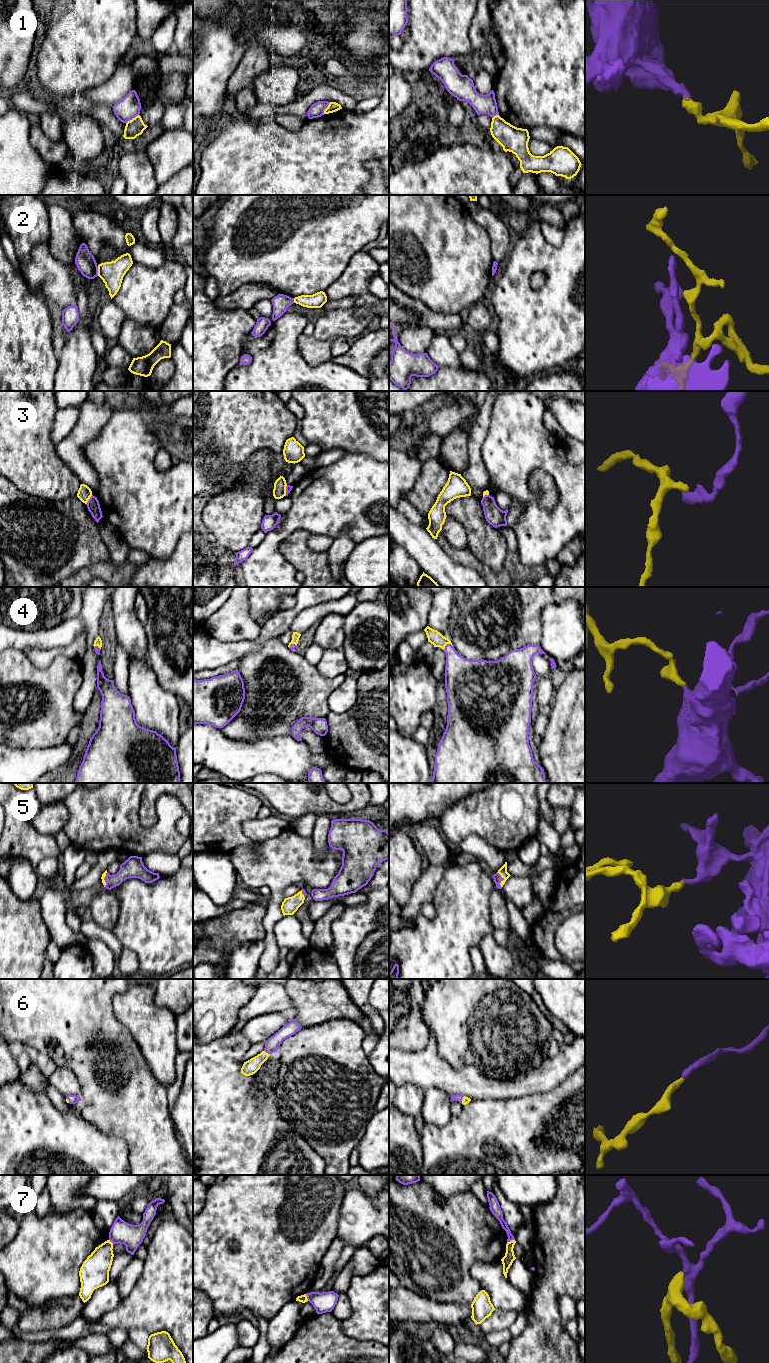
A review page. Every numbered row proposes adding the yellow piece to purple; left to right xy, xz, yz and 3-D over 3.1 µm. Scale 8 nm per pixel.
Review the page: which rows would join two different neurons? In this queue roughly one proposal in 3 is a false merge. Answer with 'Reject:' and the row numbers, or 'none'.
Reject: 1, 2, 3, 7

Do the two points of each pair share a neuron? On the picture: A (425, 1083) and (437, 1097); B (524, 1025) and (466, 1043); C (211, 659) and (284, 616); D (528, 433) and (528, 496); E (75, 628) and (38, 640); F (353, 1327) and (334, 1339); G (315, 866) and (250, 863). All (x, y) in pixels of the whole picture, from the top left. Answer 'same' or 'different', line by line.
A: different
B: same
C: same
D: same
E: same
F: different
G: same

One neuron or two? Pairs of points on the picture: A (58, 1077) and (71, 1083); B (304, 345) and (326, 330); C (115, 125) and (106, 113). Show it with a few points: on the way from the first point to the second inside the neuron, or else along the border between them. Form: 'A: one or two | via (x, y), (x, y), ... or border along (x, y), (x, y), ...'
A: one | via (61, 1079), (68, 1083)
B: two | border along (312, 335), (319, 339), (336, 337)
C: one | via (112, 122), (106, 116)

